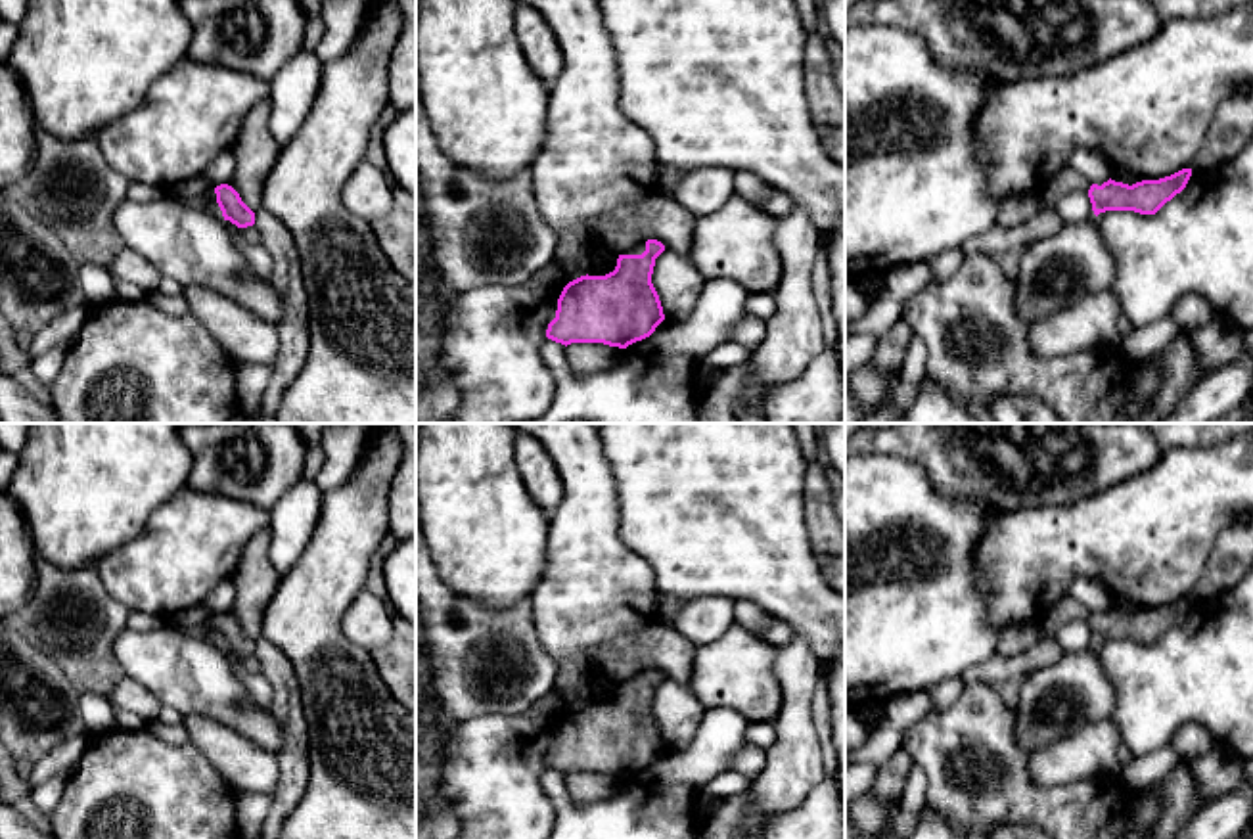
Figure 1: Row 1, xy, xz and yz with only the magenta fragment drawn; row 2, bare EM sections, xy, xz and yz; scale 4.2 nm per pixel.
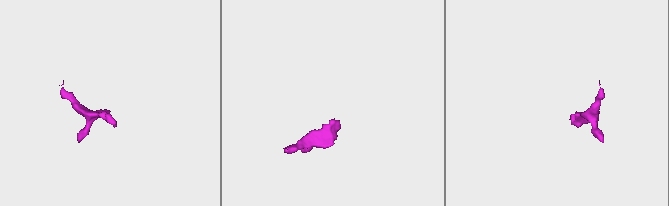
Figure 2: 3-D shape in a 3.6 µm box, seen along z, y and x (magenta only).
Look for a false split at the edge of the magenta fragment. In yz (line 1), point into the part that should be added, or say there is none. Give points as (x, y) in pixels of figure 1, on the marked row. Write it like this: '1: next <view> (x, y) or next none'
1: next none

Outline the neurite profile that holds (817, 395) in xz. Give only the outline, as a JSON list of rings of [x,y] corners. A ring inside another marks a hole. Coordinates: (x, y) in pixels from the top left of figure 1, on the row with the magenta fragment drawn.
[[[824,347],[795,379],[780,383],[763,414],[766,423],[841,423],[845,379],[832,349]]]

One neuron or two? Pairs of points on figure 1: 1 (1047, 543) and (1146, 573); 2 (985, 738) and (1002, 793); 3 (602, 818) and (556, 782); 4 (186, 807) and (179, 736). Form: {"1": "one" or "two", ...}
{"1": "one", "2": "one", "3": "one", "4": "two"}

